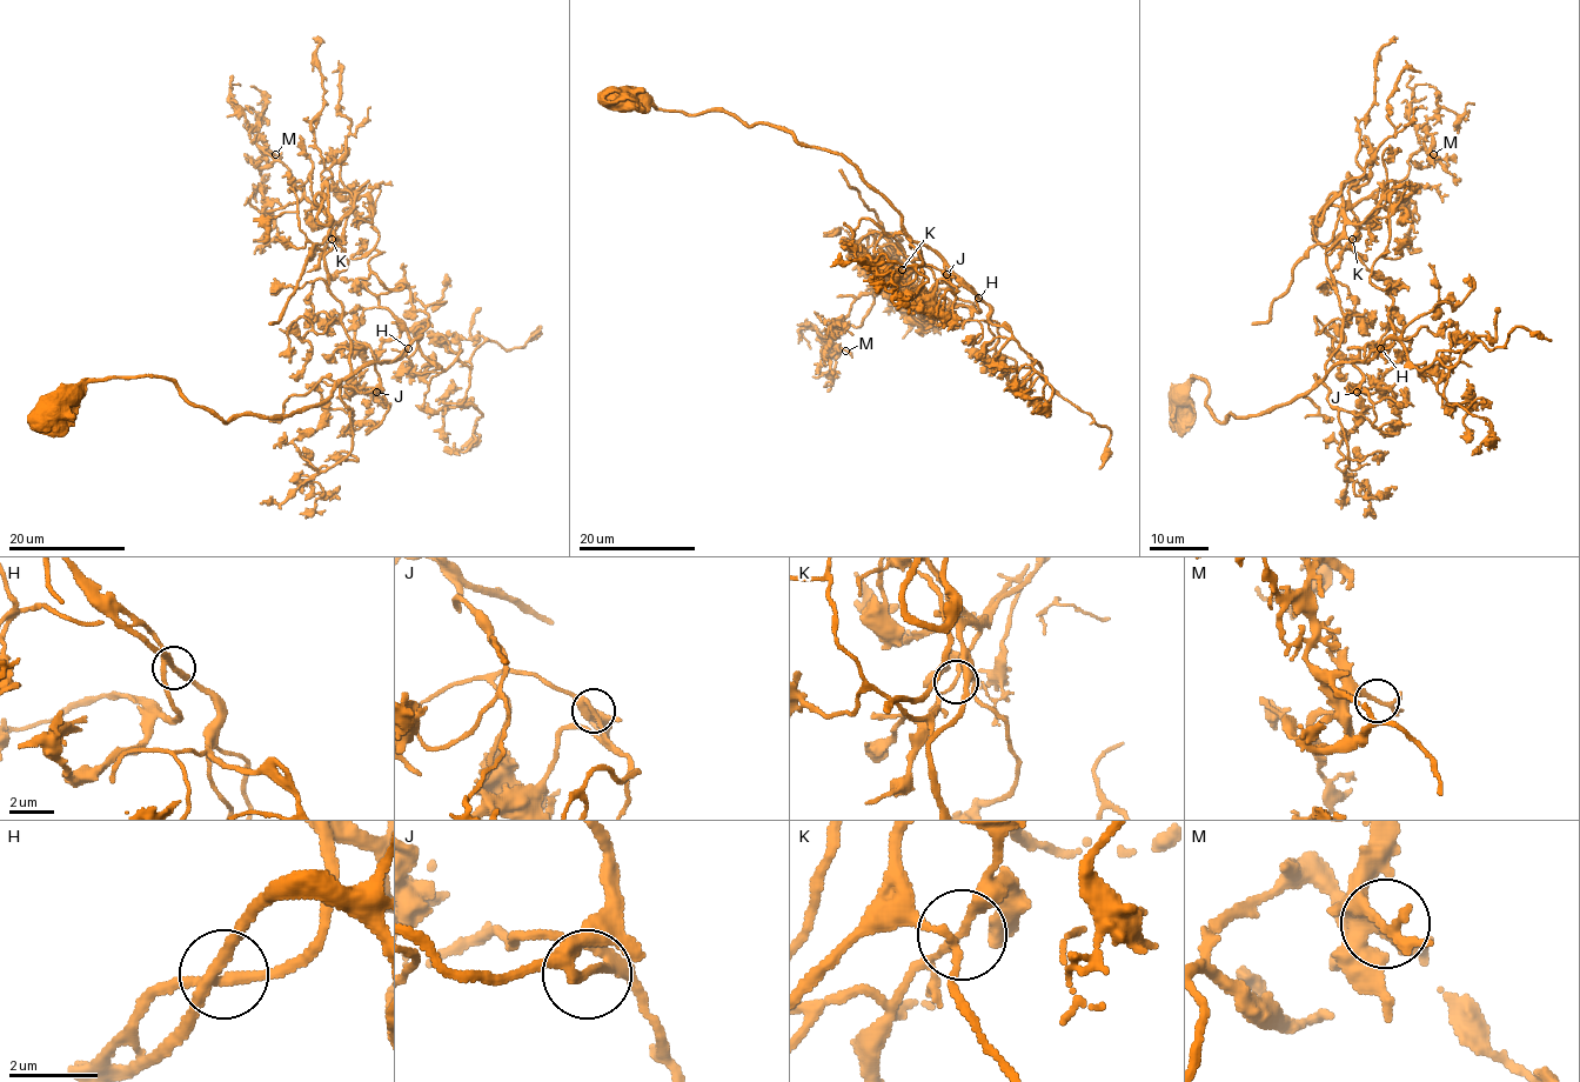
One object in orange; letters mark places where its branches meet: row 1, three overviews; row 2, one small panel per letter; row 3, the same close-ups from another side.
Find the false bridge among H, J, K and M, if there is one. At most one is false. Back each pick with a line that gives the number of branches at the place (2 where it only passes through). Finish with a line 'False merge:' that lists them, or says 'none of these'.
K: 4 branches meet
False merge: K

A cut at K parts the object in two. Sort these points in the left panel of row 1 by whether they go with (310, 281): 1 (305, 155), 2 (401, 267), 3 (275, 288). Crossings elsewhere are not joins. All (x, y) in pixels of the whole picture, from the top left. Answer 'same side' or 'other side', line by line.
1: same side
2: same side
3: same side

